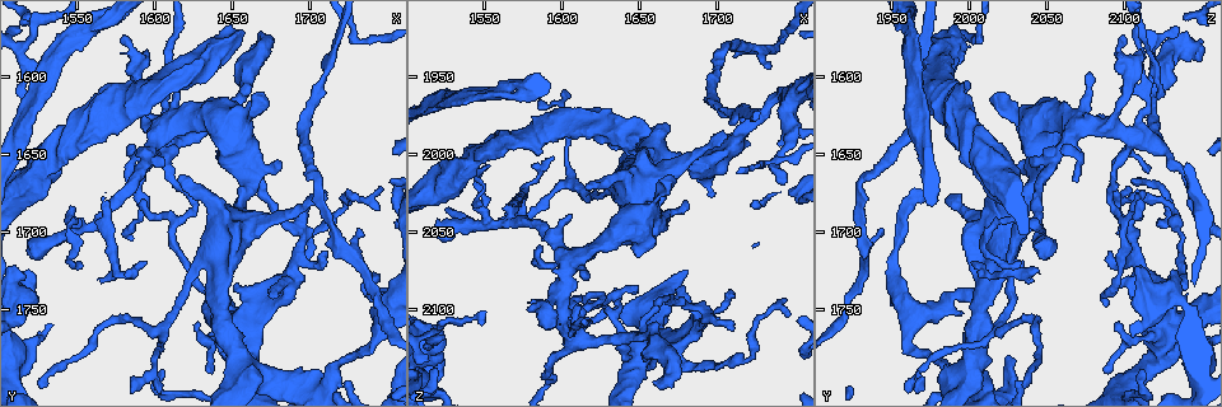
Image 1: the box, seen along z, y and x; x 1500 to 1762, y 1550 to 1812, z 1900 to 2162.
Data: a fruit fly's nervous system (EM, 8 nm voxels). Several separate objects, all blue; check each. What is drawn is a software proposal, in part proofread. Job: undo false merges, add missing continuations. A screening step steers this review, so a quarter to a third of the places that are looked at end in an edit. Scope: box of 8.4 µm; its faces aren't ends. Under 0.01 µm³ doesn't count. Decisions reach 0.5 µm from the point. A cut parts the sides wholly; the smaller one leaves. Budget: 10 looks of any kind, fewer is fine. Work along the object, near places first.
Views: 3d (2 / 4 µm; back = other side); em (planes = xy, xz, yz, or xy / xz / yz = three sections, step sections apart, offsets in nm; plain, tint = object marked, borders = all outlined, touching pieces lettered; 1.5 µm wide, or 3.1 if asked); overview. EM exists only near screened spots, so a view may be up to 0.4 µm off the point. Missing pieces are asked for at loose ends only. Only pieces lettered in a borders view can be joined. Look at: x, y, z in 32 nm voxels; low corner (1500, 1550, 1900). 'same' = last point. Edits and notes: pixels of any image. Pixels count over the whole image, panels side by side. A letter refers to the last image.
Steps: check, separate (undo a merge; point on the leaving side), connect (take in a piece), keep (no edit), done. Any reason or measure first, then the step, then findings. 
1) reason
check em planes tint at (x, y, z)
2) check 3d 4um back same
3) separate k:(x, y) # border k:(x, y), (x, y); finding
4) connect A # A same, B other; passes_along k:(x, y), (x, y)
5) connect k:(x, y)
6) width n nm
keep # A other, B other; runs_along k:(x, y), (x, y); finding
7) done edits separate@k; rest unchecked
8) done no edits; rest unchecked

branch stops here
check 3d 4um at (1522, 1730, 2128)

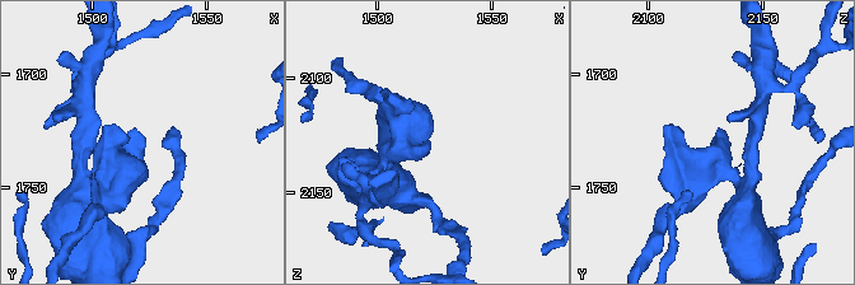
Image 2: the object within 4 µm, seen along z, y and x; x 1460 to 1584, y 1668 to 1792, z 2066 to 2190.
check em planes borders at (1523, 1732, 2127)

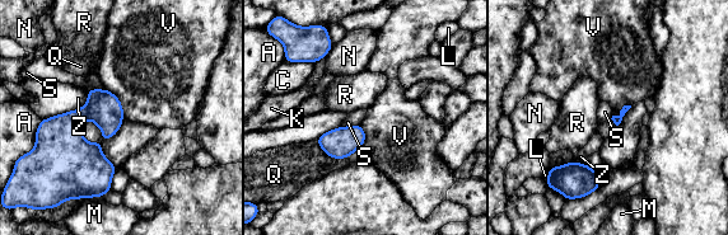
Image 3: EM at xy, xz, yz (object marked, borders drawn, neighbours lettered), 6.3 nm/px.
longest_contact Z 340 nm
keep # A other, C other, K other, L other, M other, N other, Q other, R other, S other, V other, Z other; border 3:(360, 123), (341, 127); no lettered piece goes on from it

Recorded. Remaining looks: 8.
narrows sharply
check em planes borders at (1700, 1710, 2134)

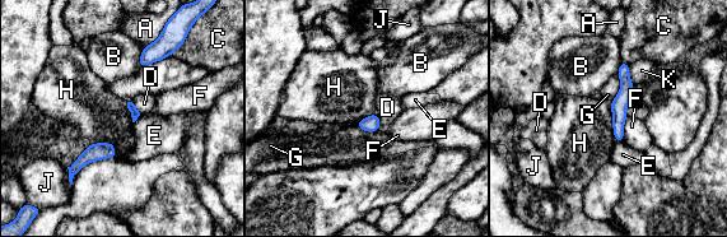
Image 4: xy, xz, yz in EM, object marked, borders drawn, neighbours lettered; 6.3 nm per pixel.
keep # A other, B other, C other, D other, E other, F other, G other, H other, J other, K other; all the same cell

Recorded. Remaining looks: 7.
free end
check em planes borders at (1706, 1678, 1988)

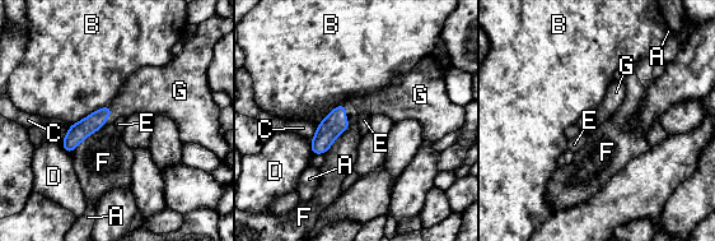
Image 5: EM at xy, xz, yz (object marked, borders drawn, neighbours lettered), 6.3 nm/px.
connect G # A other, B other, C other, D other, E other, F other, G same; it goes on there

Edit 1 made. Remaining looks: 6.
abrupt turn
check em planes tint at (1730, 1576, 2006)

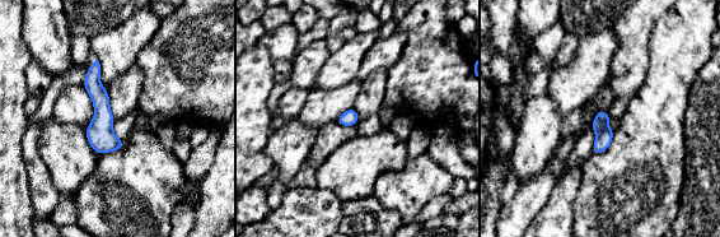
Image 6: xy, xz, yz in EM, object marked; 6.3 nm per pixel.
what lies round it
check em planes borders same

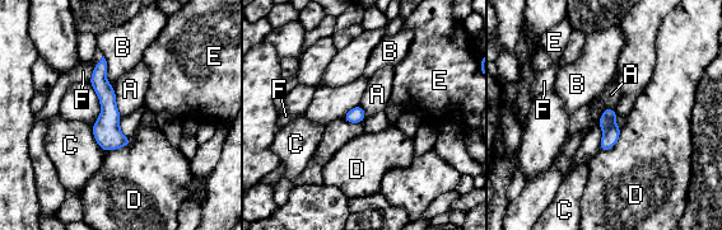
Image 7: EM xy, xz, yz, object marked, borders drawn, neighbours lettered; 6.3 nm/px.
longest_contact B 200 nm
keep # A other, B other, C other, D other, E other, F other; all the same cell

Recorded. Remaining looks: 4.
done edits connect@5; rest unchecked

